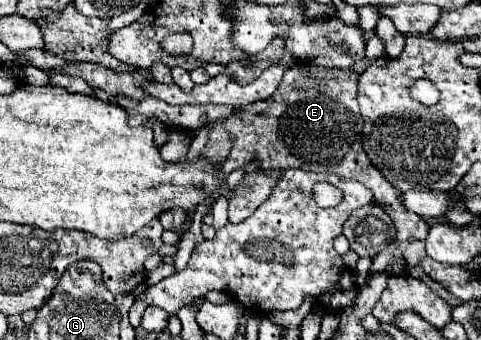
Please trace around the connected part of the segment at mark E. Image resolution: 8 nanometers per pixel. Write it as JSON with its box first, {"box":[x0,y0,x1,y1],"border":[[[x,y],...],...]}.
{"box":[201,68,429,275],"border":[[[347,68],[345,80],[331,78],[325,82],[303,82],[305,86],[301,90],[295,90],[295,82],[281,82],[271,98],[239,108],[239,114],[227,118],[227,122],[211,122],[209,140],[201,156],[215,162],[215,166],[223,166],[225,174],[257,160],[261,170],[301,168],[311,172],[333,172],[339,178],[363,182],[373,192],[375,202],[391,216],[397,230],[395,242],[373,258],[371,270],[381,272],[391,264],[391,274],[407,275],[425,257],[429,228],[421,216],[403,208],[397,190],[379,174],[379,170],[375,170],[363,150],[363,118],[357,106],[357,78],[359,74]]]}

